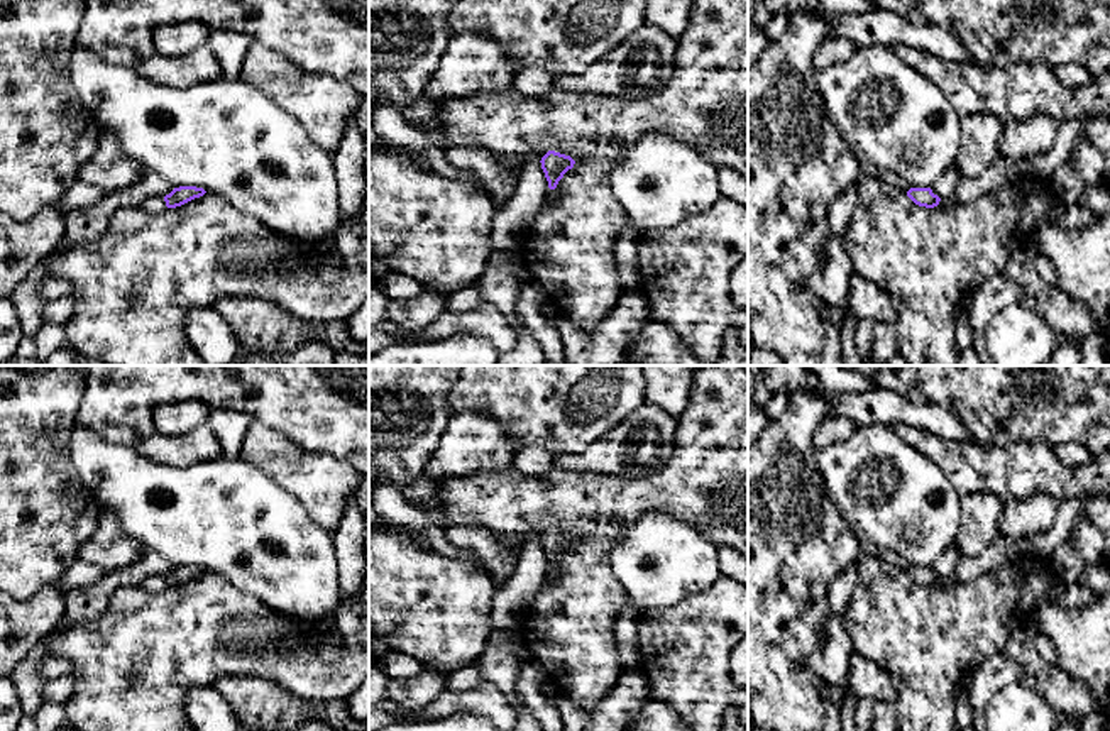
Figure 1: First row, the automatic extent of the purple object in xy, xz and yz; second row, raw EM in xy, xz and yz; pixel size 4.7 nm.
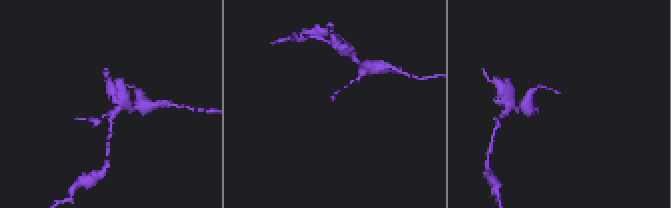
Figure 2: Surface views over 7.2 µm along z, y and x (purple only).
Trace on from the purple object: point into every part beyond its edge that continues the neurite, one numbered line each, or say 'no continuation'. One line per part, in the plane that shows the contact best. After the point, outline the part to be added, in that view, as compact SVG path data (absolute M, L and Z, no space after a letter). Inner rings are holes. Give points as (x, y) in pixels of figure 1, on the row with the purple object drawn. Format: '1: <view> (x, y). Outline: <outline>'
no continuation

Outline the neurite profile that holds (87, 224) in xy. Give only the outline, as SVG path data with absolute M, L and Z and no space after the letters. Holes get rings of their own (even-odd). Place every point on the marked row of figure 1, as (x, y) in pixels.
M144 173L135 183L107 193L98 203L64 213L66 232L58 249L100 239L118 208L140 206L151 196L164 198L174 188L162 176Z

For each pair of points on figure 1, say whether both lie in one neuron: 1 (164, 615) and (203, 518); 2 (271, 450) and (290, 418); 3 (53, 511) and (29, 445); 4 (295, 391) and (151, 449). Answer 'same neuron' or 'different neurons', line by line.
1: different neurons
2: different neurons
3: same neuron
4: different neurons

